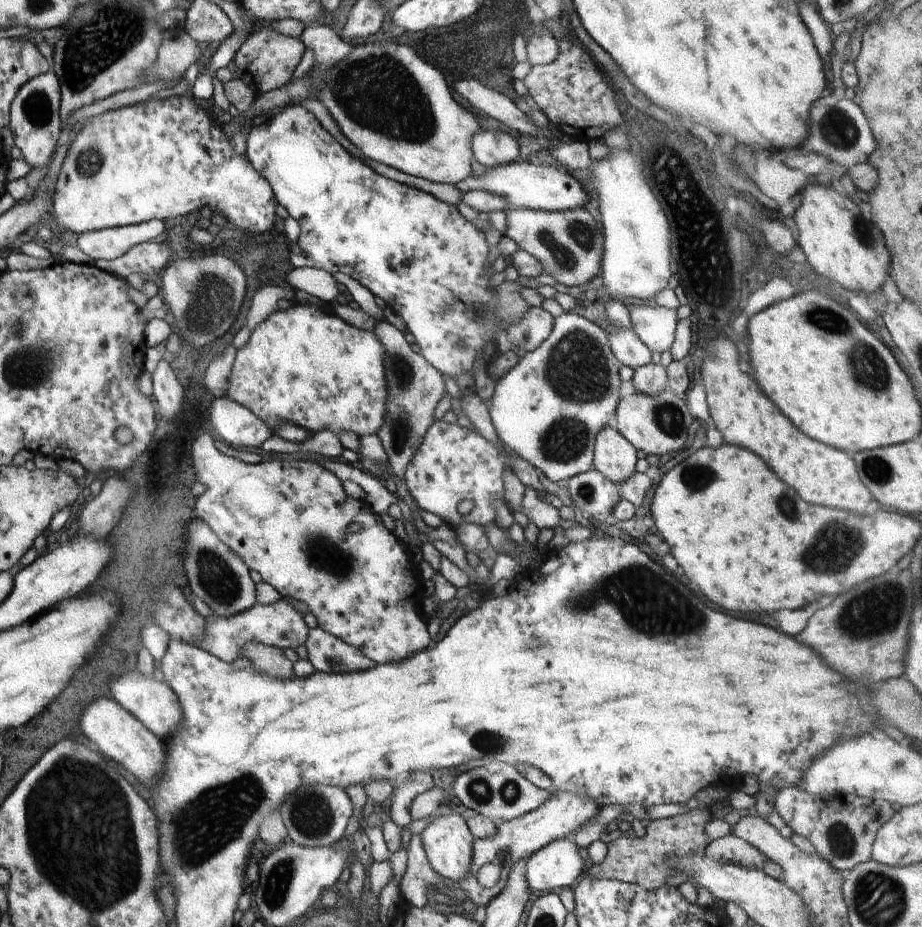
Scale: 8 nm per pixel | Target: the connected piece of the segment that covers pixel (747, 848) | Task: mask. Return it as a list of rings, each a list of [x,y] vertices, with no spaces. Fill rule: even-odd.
[[[732,833],[711,840],[706,847],[705,855],[716,862],[730,862],[754,870],[762,870],[764,862],[768,862],[768,858],[758,848]]]

